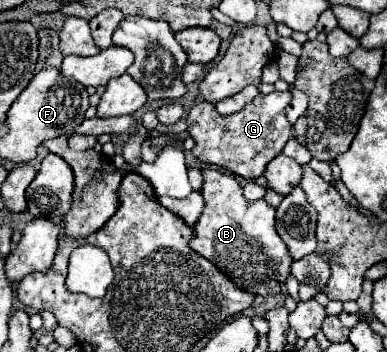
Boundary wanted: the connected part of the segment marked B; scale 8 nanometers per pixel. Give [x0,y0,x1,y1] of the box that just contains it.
[188,168,292,298]

